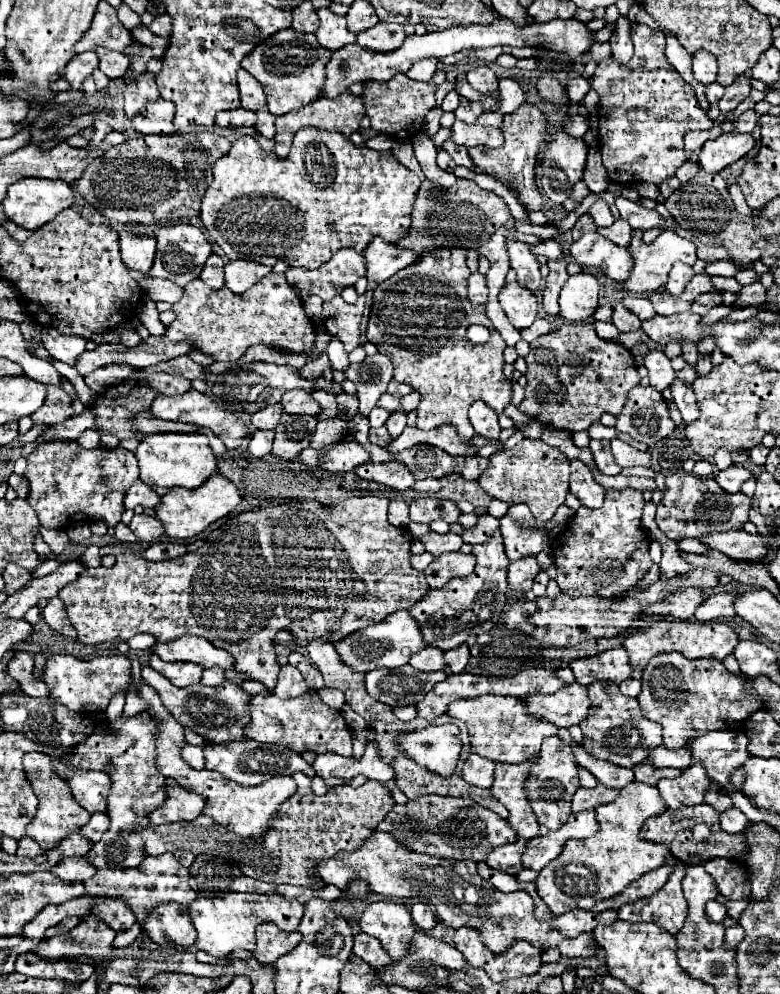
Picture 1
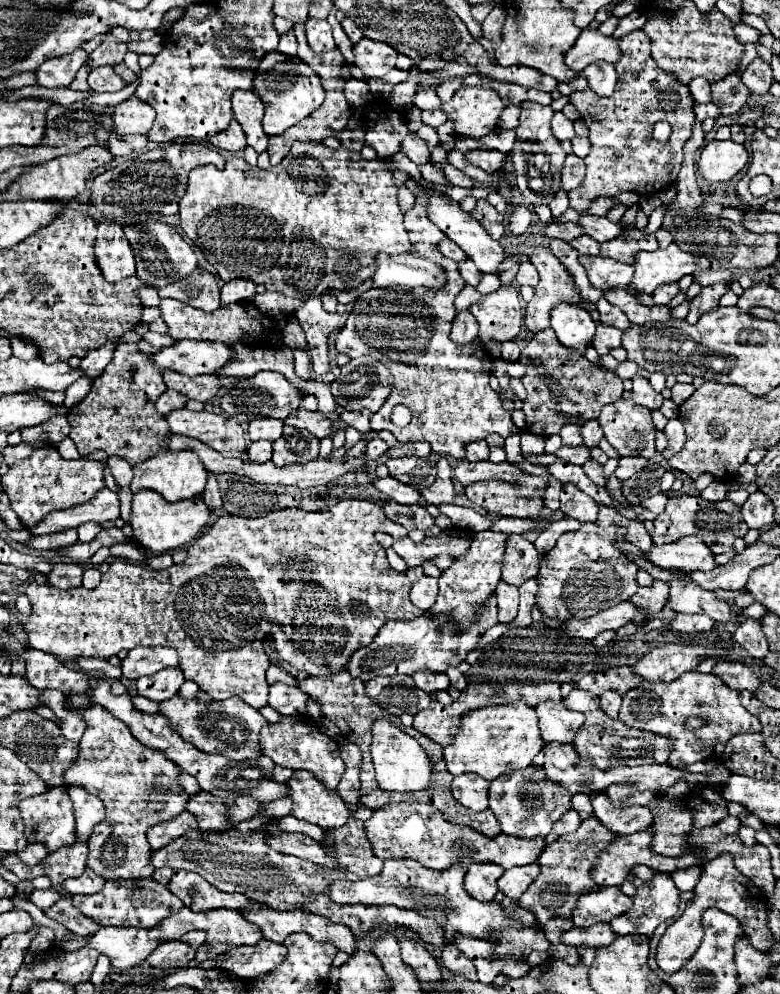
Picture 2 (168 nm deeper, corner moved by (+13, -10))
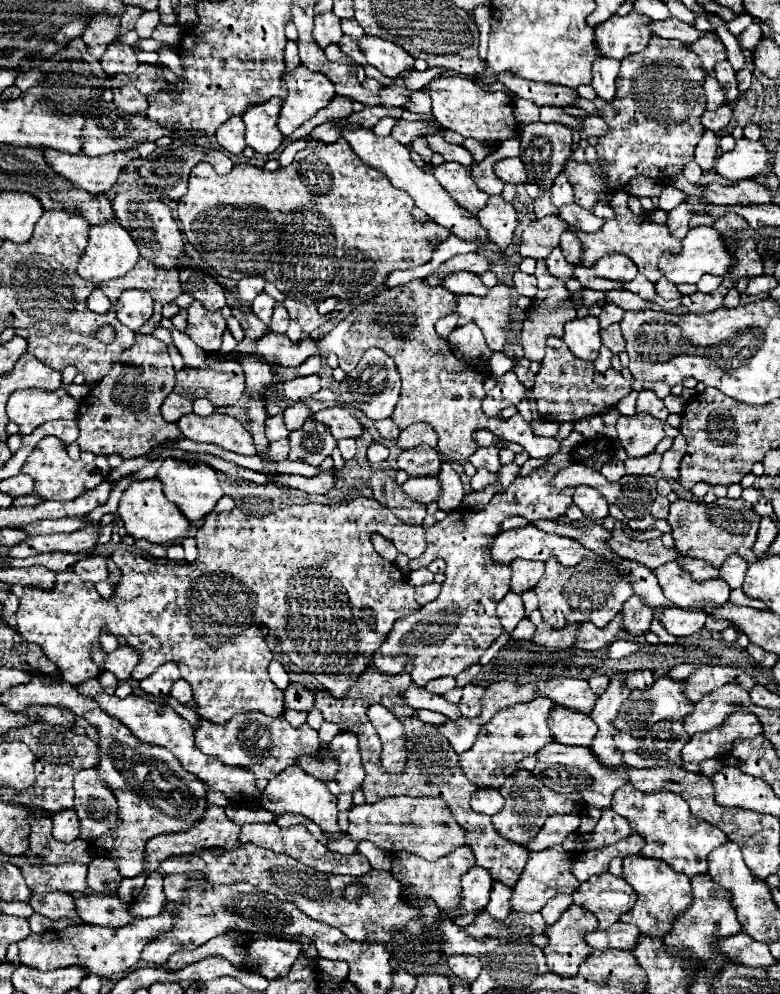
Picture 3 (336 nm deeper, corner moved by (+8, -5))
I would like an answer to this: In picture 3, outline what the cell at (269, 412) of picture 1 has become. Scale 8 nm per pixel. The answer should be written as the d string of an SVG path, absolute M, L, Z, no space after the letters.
M276 414L276 416L272 416L272 418L266 420L266 436L268 436L270 442L288 438L288 434L290 434L290 432L288 432L286 426L284 426L284 416L282 416L282 414Z

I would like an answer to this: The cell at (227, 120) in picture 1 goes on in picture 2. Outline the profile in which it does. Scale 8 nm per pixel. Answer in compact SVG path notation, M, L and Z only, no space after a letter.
M235 119L229 123L229 127L225 131L215 133L209 139L209 143L215 145L215 147L219 147L219 149L225 149L225 151L239 151L239 149L243 149L247 145L245 133L243 133L241 125L237 125Z

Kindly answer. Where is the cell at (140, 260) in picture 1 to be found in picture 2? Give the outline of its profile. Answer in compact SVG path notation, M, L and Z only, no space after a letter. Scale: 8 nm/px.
M99 223L97 225L97 265L101 265L101 271L107 281L117 283L125 277L135 275L135 257L133 249L123 233L123 227L117 223Z

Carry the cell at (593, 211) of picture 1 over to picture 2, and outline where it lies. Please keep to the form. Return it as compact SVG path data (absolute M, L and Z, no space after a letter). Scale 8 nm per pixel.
M549 223L547 231L545 231L545 235L549 239L559 237L559 239L565 239L565 241L571 241L571 239L575 239L575 237L579 237L583 233L585 231L577 223Z

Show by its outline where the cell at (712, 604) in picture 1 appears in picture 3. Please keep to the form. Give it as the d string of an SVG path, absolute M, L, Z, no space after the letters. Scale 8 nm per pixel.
M668 608L658 616L660 624L674 636L690 636L698 632L704 622L706 614L696 610L682 610L682 608Z

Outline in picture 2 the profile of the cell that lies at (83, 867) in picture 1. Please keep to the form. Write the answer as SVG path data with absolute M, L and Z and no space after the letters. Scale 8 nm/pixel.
M87 867L81 877L65 879L65 881L61 883L61 891L69 893L69 895L75 895L75 893L91 895L91 893L97 893L103 883L105 883L105 881L101 881L101 877L97 877L97 875Z

